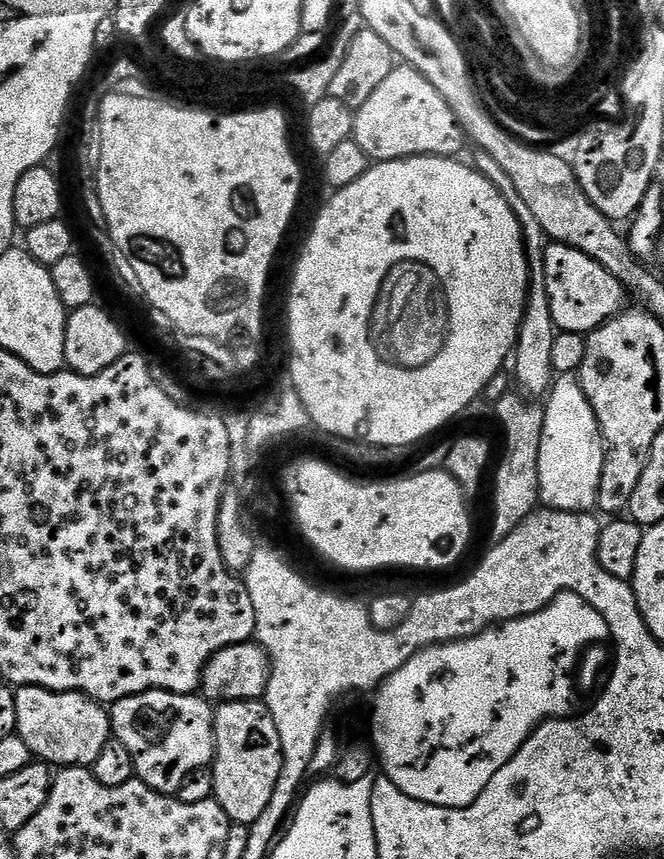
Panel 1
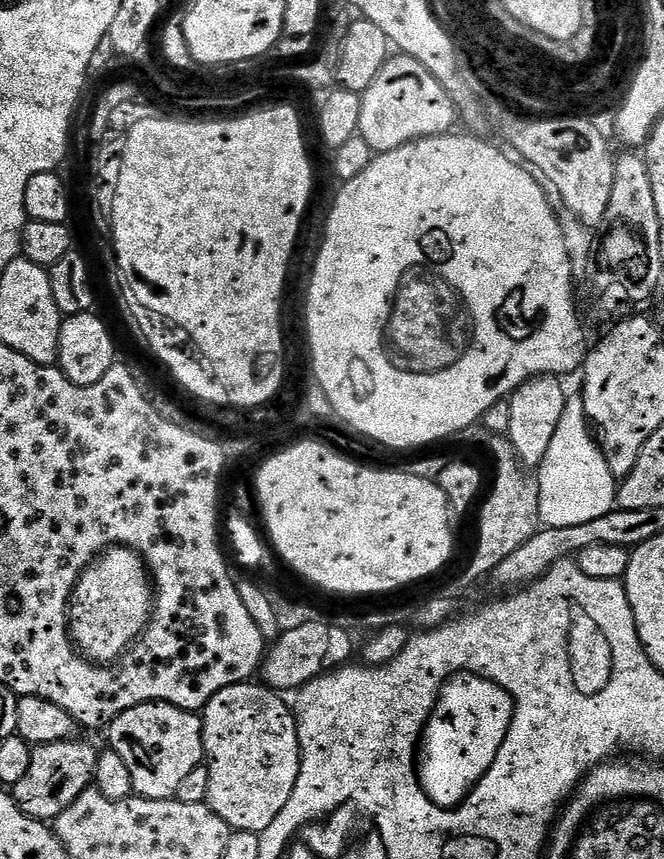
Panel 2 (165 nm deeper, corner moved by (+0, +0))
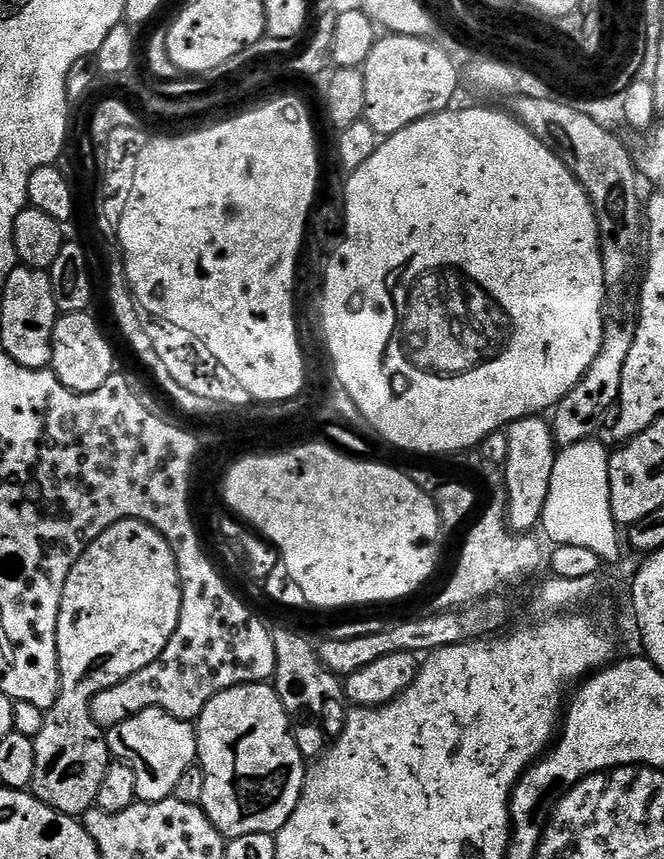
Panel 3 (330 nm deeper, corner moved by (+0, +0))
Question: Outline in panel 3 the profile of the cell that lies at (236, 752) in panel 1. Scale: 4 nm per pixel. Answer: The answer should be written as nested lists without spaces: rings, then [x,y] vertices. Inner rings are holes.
[[[268,682],[239,684],[230,690],[219,692],[217,696],[210,698],[210,702],[206,702],[194,727],[198,766],[204,775],[199,805],[218,831],[228,840],[237,840],[246,834],[275,834],[282,826],[286,826],[304,789],[306,757],[294,742],[288,715],[275,687]]]

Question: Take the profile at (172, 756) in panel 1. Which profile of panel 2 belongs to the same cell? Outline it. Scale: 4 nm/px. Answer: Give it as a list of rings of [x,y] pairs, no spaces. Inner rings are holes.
[[[173,704],[134,706],[109,724],[106,735],[111,751],[126,762],[134,778],[134,793],[155,800],[175,797],[178,785],[198,765],[205,763],[204,722],[195,712],[187,712]]]

